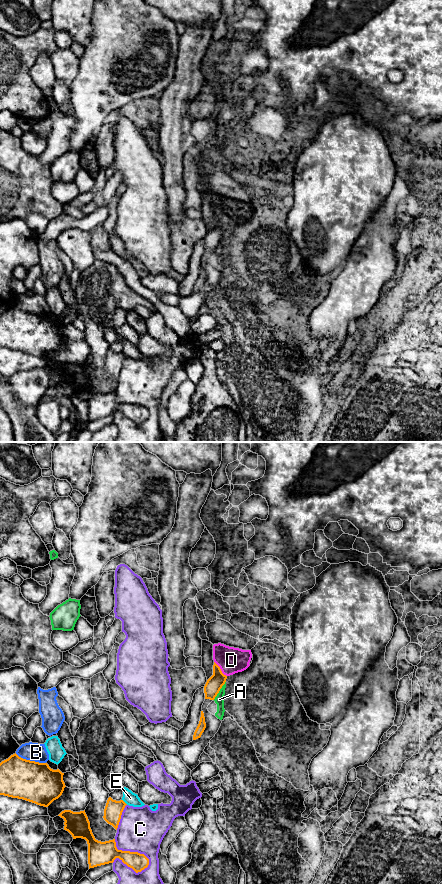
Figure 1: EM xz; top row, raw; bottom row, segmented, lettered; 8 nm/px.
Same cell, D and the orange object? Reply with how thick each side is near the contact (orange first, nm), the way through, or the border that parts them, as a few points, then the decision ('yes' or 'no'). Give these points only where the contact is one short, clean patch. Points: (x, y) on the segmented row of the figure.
130/220 nm | along xz (214, 661), (226, 676) | no

